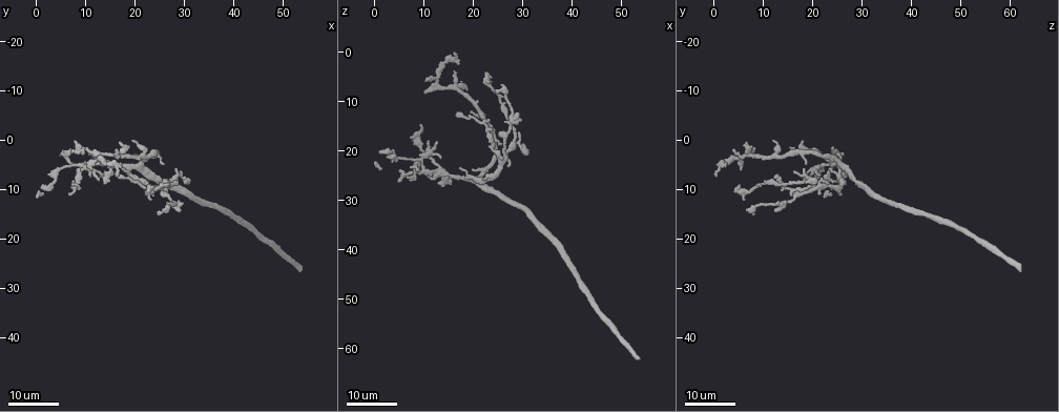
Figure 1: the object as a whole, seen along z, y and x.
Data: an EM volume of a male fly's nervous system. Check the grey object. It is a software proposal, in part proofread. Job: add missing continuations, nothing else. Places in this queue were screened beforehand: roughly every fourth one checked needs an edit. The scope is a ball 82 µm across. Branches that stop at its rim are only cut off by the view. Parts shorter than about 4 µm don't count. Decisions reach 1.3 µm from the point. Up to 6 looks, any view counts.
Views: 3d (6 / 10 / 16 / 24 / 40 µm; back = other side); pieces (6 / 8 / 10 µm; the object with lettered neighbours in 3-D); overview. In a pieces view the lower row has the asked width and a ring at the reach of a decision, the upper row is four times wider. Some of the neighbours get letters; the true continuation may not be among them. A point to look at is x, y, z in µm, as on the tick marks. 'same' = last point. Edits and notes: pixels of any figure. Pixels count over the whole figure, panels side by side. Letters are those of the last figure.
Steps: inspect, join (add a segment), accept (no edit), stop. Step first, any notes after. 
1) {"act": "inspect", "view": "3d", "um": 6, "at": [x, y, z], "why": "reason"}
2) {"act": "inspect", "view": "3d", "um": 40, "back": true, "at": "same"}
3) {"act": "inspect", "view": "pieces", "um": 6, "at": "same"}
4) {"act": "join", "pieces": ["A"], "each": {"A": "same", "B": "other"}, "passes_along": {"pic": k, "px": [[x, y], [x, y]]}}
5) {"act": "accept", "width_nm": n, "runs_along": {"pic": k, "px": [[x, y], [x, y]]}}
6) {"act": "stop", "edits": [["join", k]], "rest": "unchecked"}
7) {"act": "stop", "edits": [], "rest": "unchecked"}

{"act": "inspect", "view": "3d", "um": 16, "at": [24.5, 14.5, 8.0], "why": "long arm stops here"}

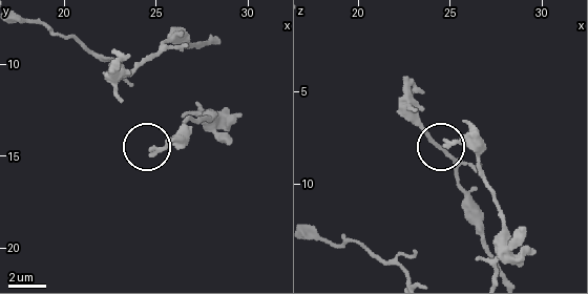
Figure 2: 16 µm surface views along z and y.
{"act": "inspect", "view": "3d", "um": 6, "at": [24.9, 15.0, 7.9]}

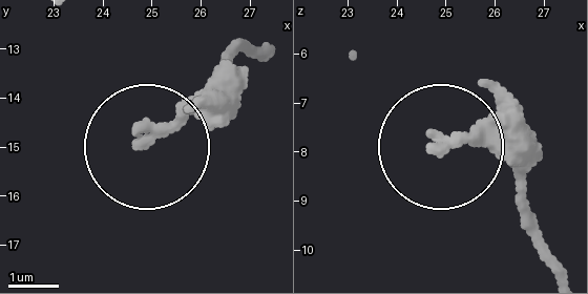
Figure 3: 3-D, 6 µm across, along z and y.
{"act": "inspect", "view": "pieces", "um": 10, "at": [24.85, 14.95, 7.95]}

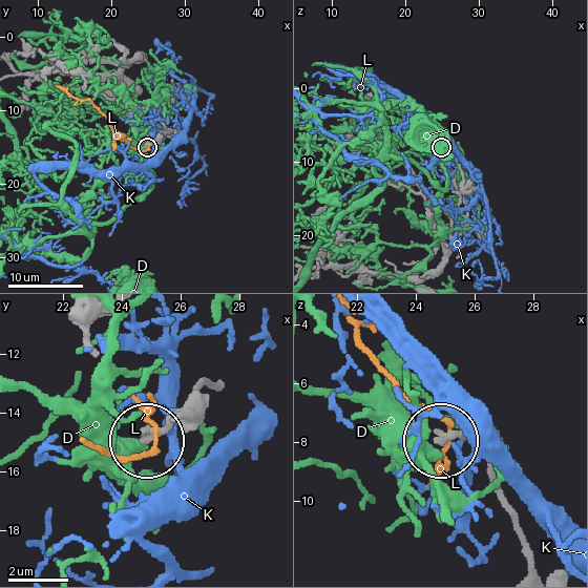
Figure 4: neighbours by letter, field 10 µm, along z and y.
{"act": "accept", "each": {"D": "other", "K": "other", "L": "other"}, "found": "no lettered segment goes on from it"}

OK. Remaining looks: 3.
{"act": "inspect", "view": "3d", "um": 24, "at": [23.0, 10.0, 4.5], "why": "end of a long branch"}

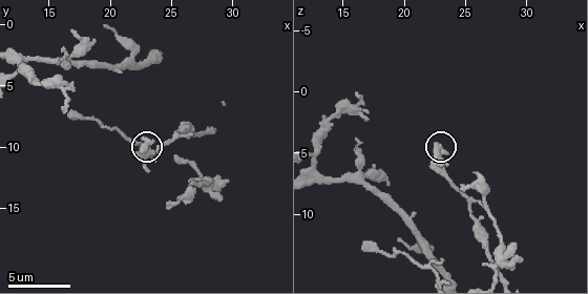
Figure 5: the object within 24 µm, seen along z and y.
{"act": "inspect", "view": "pieces", "um": 10, "at": [22.8, 9.8, 4.4]}

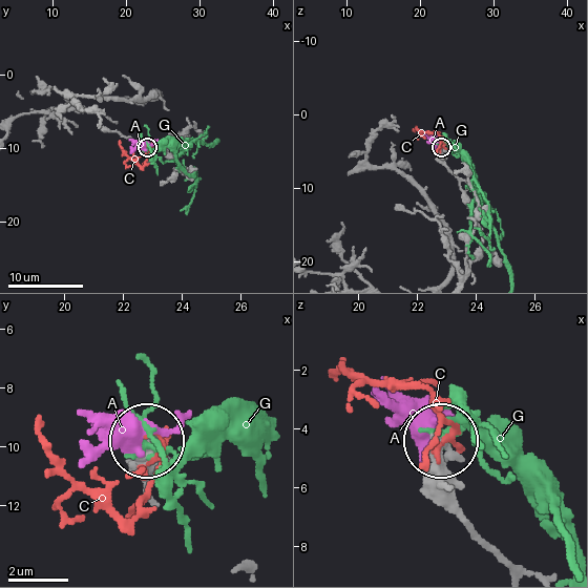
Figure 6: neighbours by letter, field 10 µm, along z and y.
{"act": "accept", "each": {"A": "other", "C": "other", "G": "other"}, "found": "none of them fits"}

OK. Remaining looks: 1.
{"act": "stop", "edits": [], "rest": "unchecked"}

